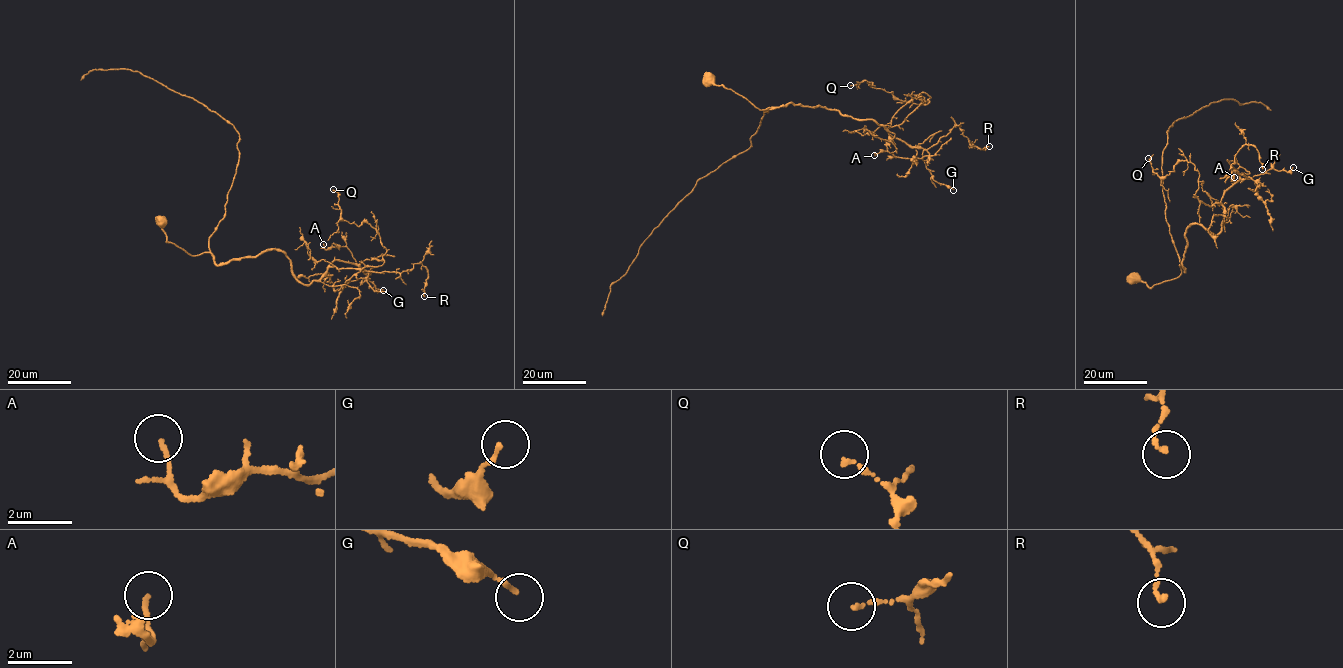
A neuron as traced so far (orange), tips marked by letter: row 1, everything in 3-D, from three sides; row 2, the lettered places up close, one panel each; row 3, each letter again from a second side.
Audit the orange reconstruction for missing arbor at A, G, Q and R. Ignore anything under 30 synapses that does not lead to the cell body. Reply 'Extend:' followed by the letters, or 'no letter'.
Extend: no letter

